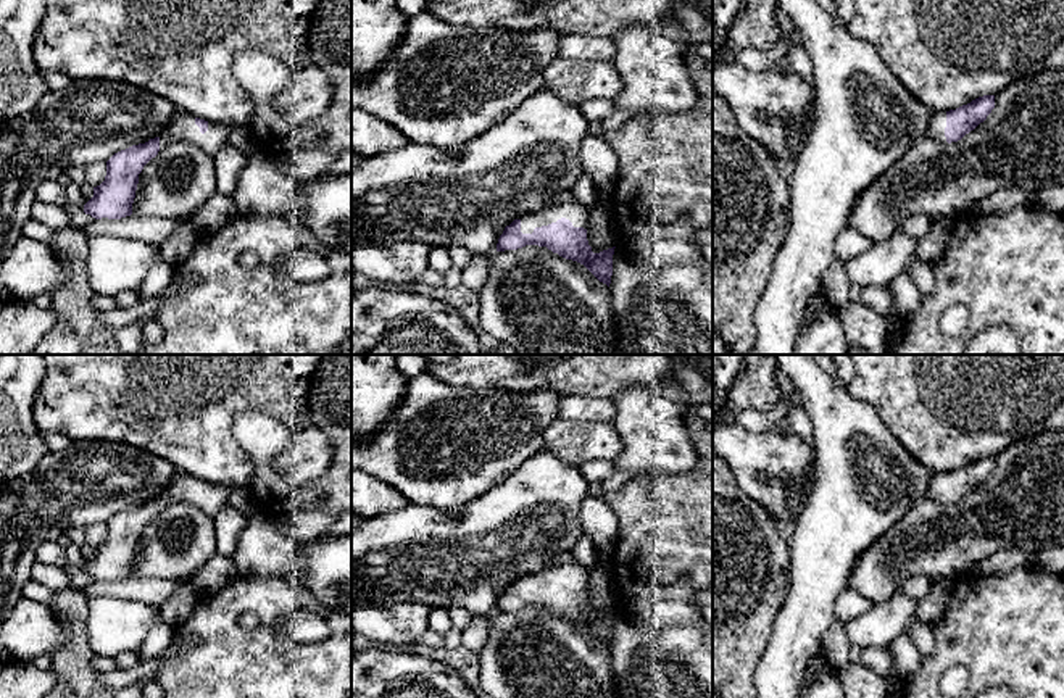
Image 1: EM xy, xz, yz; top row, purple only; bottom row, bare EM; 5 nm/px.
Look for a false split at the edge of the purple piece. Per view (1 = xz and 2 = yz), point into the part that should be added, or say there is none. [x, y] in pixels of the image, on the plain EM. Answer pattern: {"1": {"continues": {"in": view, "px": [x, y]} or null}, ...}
{"1": {"continues": {"in": "xz", "px": [579, 576]}}, "2": {"continues": {"in": "yz", "px": [937, 486]}}}

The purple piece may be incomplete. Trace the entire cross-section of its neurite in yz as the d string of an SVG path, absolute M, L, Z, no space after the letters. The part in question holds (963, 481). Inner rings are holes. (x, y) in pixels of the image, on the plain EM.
M983 456L956 471L933 474L927 498L938 505L958 503L983 484L993 469L995 456Z

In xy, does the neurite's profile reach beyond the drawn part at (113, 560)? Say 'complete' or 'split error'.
split error

